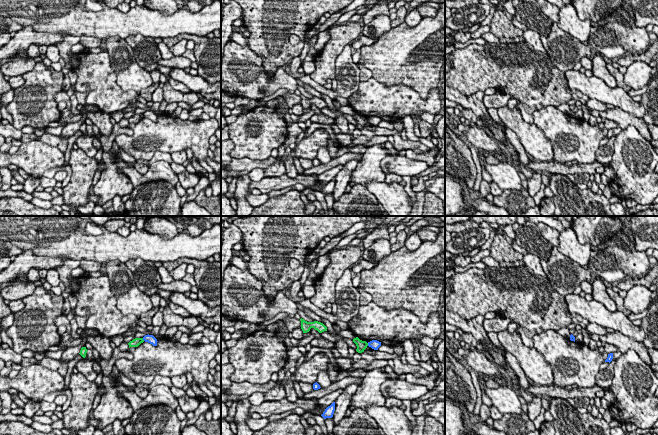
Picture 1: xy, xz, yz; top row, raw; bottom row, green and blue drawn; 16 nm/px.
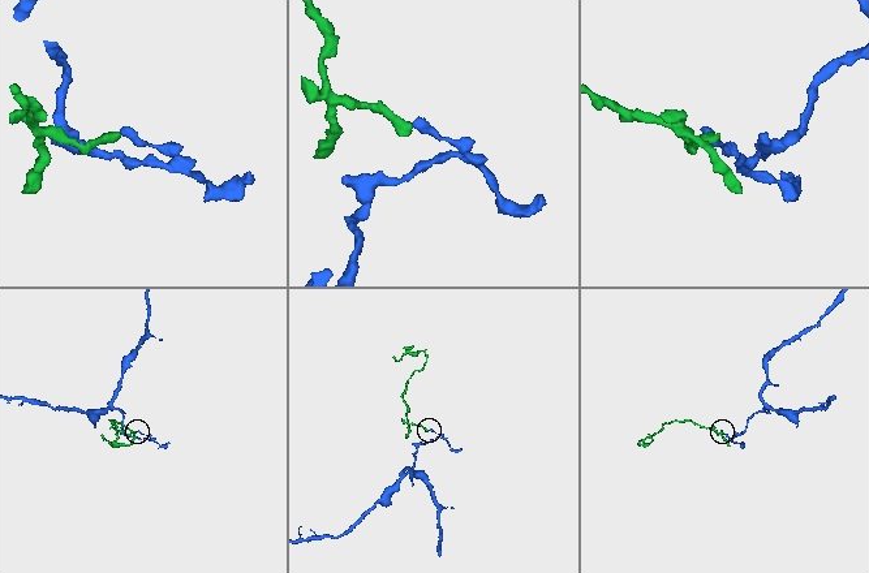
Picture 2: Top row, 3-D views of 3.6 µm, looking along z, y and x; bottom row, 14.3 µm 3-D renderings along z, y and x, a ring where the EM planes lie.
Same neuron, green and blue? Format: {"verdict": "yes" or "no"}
{"verdict": "no"}

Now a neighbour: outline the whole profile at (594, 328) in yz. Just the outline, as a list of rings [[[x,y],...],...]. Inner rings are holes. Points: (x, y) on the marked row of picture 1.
[[[590,322],[588,323],[586,330],[588,330],[590,333],[597,334],[599,336],[608,333],[605,327],[600,326],[597,323],[590,323]]]

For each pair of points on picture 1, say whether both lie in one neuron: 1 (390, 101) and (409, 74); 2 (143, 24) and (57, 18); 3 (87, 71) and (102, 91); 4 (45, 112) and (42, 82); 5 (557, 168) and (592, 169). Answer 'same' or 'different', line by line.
1: different
2: same
3: same
4: same
5: same

